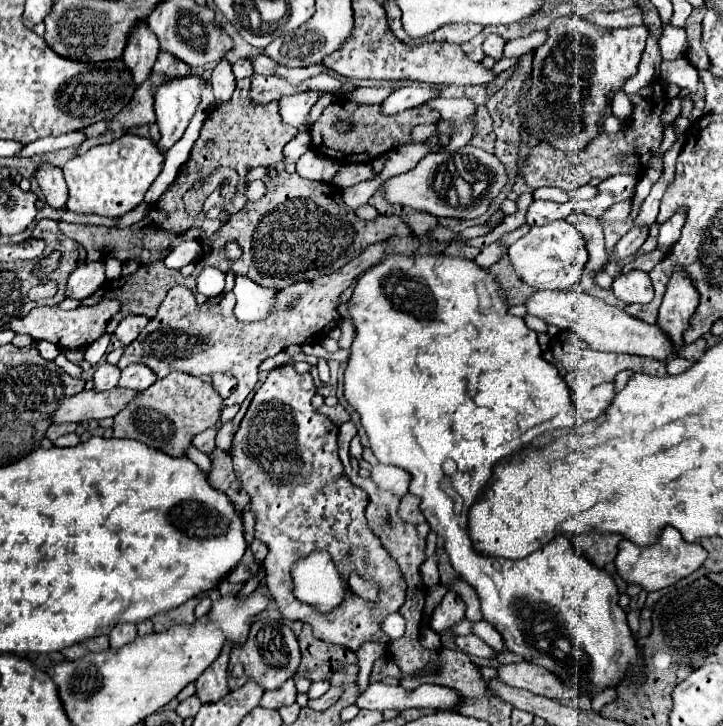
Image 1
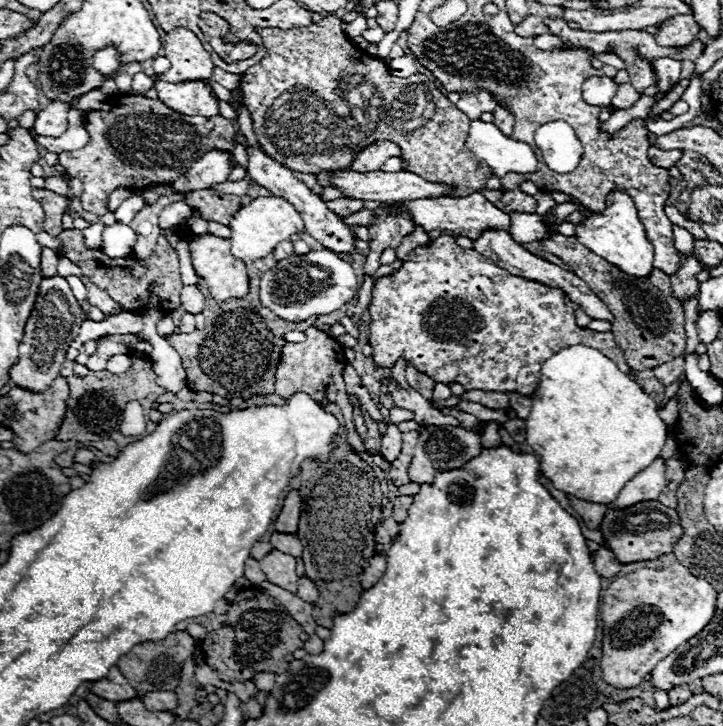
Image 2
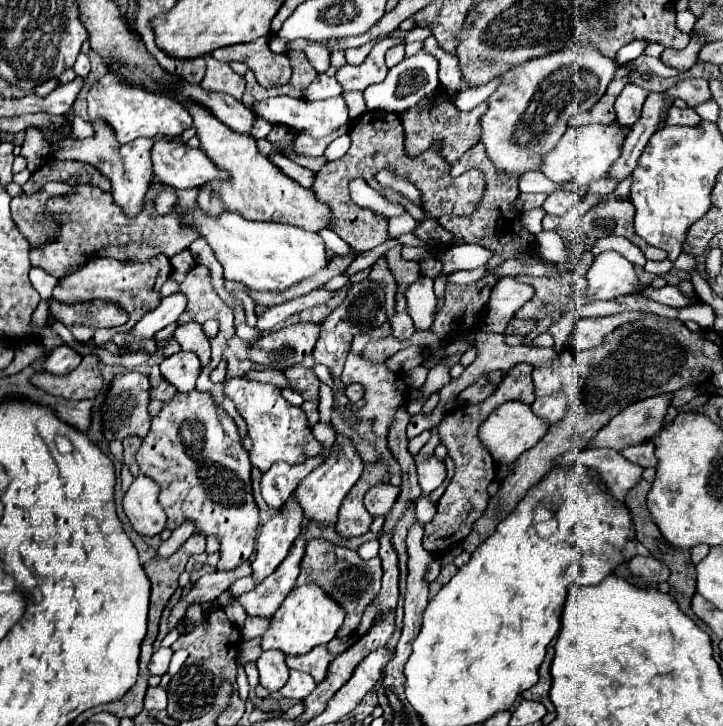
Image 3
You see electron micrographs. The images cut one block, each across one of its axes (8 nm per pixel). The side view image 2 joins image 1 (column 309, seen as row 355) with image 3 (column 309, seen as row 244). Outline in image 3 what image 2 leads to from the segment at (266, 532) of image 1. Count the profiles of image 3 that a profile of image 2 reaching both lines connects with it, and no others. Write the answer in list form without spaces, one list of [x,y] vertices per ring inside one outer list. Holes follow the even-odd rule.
[[[230,378],[224,382],[226,386],[226,396],[236,404],[240,416],[248,424],[248,434],[252,440],[252,450],[250,450],[250,460],[252,464],[266,474],[270,466],[278,460],[286,464],[302,464],[312,456],[324,456],[328,458],[332,448],[324,448],[312,434],[312,428],[308,426],[308,418],[302,408],[296,408],[288,404],[280,388],[272,384],[262,384],[262,382],[252,382],[246,378]]]

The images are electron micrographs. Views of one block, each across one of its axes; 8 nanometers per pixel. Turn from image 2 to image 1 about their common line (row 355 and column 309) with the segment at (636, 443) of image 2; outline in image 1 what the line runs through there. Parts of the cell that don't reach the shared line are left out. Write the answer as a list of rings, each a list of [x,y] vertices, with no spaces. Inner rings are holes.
[[[320,550],[298,560],[294,570],[294,594],[318,610],[330,610],[344,598],[346,582],[334,568],[330,554]]]

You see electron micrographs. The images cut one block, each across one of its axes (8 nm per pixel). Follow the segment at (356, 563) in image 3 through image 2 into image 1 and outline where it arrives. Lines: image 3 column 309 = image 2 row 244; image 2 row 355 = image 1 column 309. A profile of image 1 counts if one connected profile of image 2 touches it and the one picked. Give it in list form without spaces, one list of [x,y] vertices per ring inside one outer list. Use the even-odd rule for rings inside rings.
[[[308,624],[302,626],[298,642],[302,652],[302,662],[296,670],[296,676],[308,678],[310,682],[330,680],[336,670],[336,664],[340,662],[340,658],[336,658],[332,652],[332,644],[314,638],[312,628]]]

